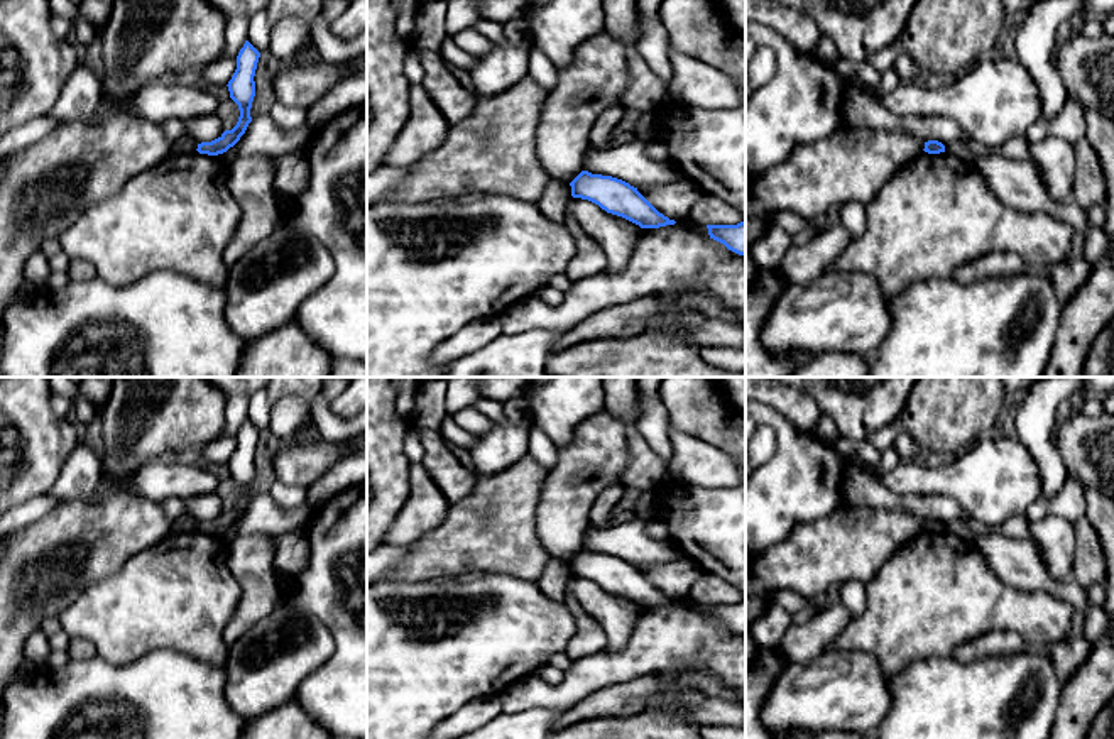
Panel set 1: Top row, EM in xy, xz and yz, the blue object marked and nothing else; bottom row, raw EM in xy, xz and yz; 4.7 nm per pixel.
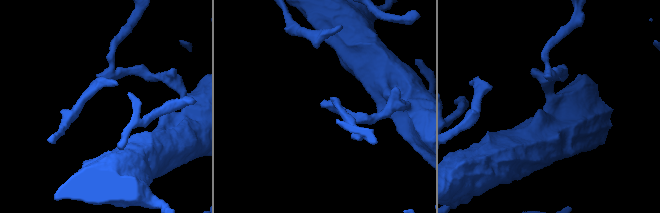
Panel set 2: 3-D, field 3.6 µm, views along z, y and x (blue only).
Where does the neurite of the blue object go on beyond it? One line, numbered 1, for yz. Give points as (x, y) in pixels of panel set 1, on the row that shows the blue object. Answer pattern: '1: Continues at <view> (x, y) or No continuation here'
1: No continuation here

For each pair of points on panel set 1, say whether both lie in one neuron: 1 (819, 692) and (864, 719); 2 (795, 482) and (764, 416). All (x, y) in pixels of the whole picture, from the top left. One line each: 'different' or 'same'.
1: same
2: same

